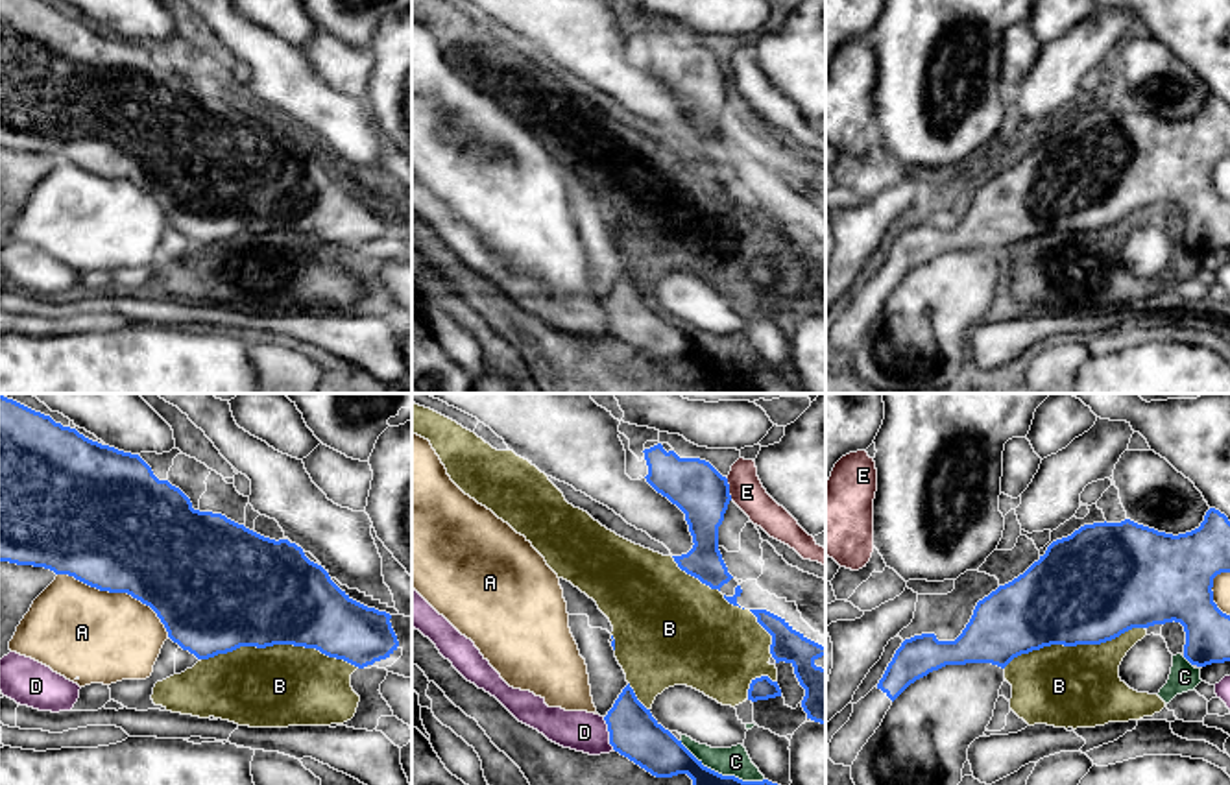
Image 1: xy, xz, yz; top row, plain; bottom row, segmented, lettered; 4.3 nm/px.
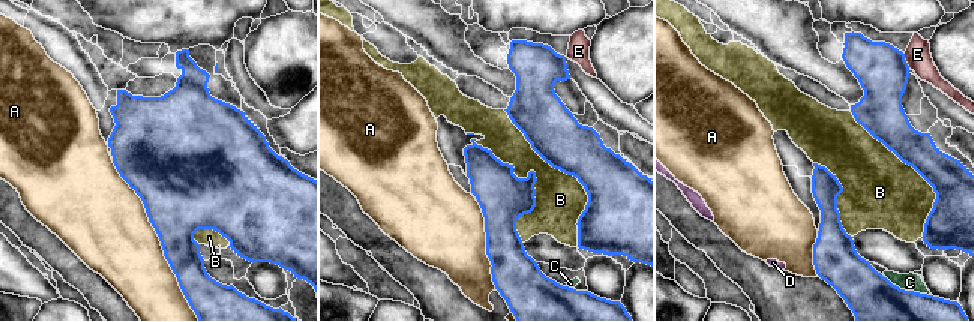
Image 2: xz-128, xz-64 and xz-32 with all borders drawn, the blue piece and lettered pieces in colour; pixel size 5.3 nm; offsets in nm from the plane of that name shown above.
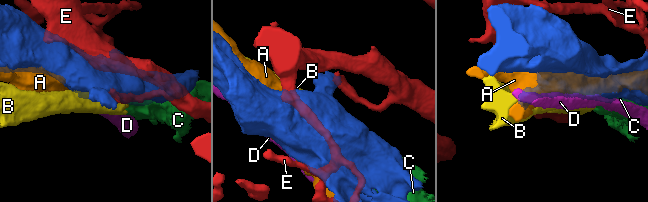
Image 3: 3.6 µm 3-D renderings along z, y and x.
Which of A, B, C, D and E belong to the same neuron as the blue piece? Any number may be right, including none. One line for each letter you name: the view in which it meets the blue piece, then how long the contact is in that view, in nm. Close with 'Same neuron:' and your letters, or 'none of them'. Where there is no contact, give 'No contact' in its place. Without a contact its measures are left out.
Same neuron: none of them

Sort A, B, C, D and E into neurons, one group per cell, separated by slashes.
A / B C / D / E

